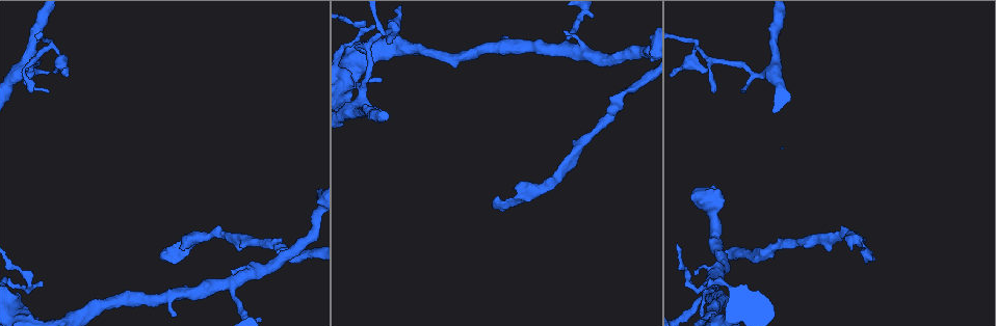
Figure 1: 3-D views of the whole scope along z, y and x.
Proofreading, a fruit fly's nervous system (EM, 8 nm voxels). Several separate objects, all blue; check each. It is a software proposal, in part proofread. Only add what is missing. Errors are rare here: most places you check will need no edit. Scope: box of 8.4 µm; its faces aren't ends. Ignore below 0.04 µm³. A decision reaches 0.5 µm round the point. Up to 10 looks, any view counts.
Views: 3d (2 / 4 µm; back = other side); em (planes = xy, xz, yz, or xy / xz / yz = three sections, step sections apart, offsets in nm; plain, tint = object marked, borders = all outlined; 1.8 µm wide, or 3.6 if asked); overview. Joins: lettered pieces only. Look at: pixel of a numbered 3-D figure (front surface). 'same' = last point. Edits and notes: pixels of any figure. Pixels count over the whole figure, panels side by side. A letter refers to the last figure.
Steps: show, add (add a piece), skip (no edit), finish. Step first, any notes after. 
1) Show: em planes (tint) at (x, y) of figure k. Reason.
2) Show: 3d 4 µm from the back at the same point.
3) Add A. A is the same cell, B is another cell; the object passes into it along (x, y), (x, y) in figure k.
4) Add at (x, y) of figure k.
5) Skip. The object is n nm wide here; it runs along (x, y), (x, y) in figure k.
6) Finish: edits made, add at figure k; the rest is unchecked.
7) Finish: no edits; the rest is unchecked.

Show: em xz step 16 (borders) at (694, 271) of figure 1. An open end.

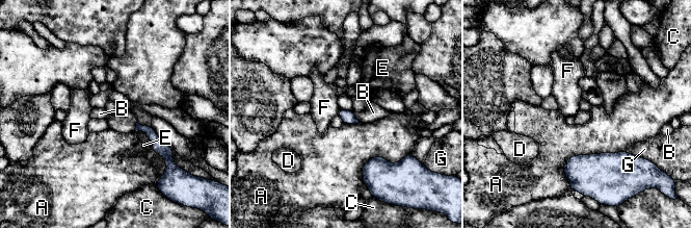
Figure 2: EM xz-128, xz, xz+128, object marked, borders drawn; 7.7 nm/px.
Show: em planes (borders) at the same point.

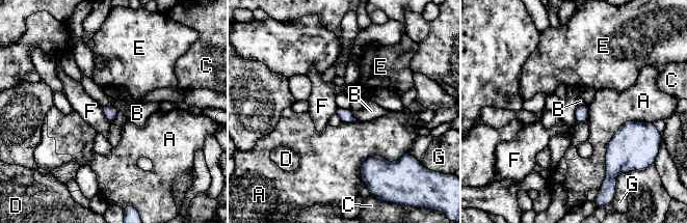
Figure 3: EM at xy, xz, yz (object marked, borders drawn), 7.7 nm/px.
Skip. The longest contact is with A, 550 nm; A, B, C, D, E, F and G are other cells; none of them fits.

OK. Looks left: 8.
Show: 3d 2 µm at (28, 290) of figure 1. Sharp bend.

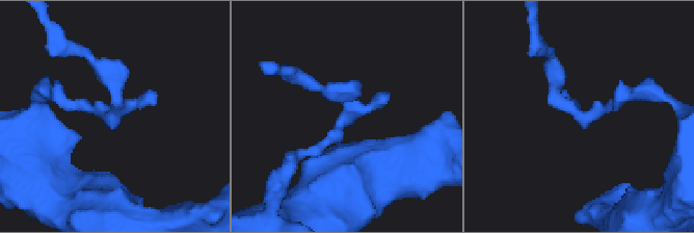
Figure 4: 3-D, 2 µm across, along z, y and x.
Show: em planes (borders) at (117, 114) of figure 4. Shape alone is not enough.

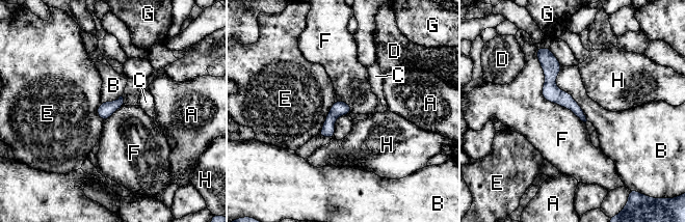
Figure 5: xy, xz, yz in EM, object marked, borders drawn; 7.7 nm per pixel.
Skip. The object is 120 nm wide here; A, B, C, D, E, F, G and H are other cells; a border runs along (536, 49), (542, 95), (585, 123) in figure 5; none of them fits.

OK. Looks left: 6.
Show: 3d 4 µm at (159, 258) of figure 1.

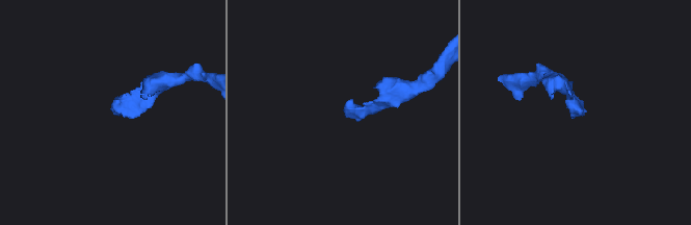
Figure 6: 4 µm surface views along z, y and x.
Show: em planes (borders) at (578, 113) of figure 6.

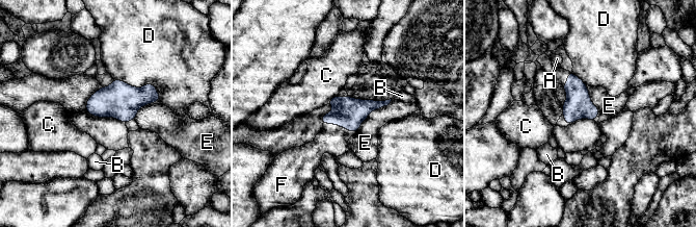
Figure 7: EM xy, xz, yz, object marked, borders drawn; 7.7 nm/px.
Add F. The object is 200 nm wide here; F is the same cell, A, B, C, D and E are other cells; the object passes into it along (349, 112), (340, 125), (333, 140) in figure 7; it goes on there.

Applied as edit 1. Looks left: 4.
Show: overview. See it whole again.

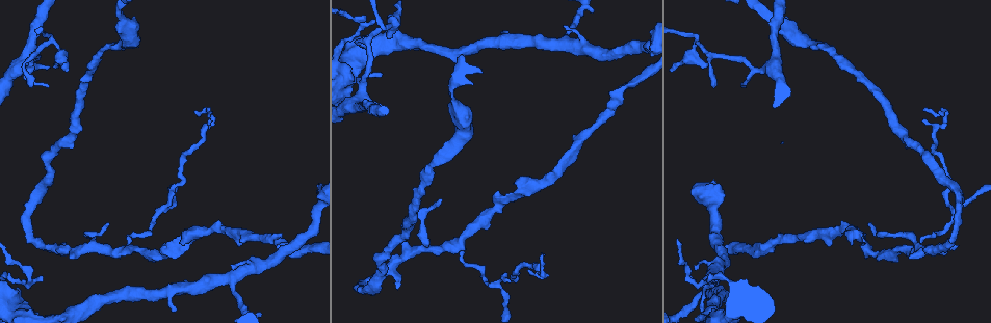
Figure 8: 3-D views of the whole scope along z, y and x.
Show: 3d 4 µm from the back at (47, 67) of figure 8. Branch stops here.

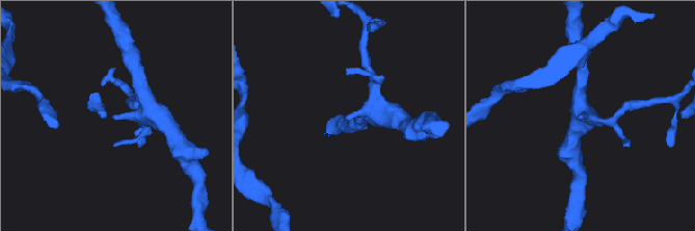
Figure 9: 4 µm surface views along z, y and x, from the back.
Show: em planes (borders) at (349, 119) of figure 9. Now the EM.

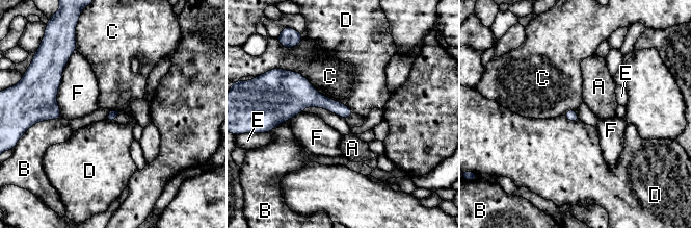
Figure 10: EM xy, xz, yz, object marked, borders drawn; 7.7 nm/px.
Skip. A, B, C, D, E and F are other cells; a border runs along (327, 97), (347, 105), (354, 112) in figure 10; no lettered piece goes on from it.

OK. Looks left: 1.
Finish: edits made, add at figure 7; the rest is unchecked.

